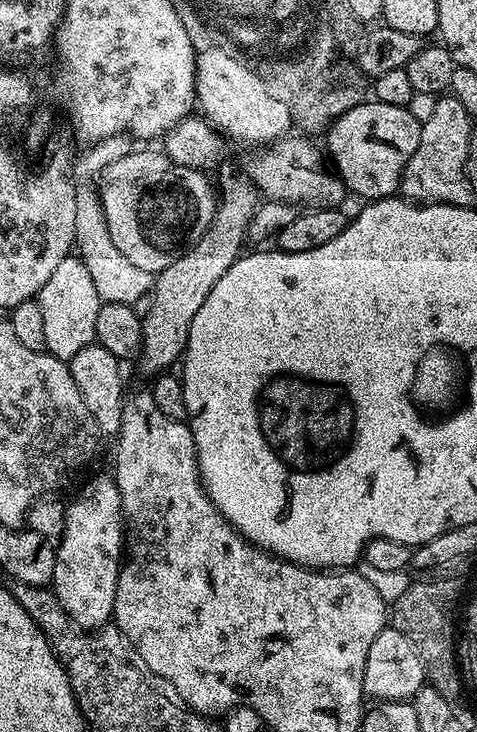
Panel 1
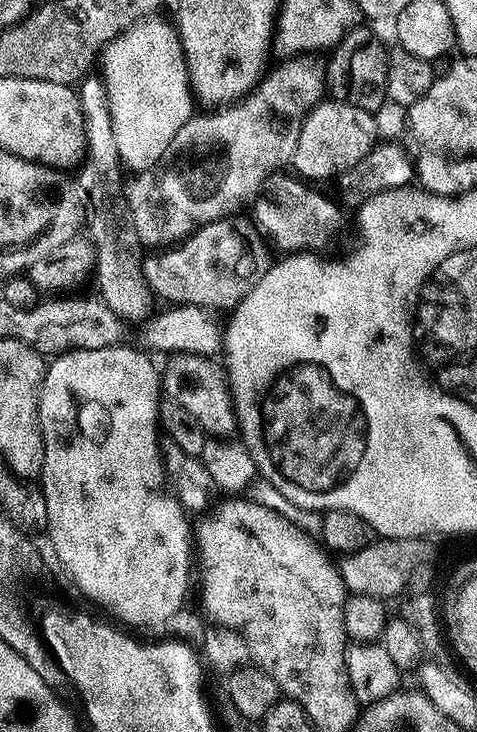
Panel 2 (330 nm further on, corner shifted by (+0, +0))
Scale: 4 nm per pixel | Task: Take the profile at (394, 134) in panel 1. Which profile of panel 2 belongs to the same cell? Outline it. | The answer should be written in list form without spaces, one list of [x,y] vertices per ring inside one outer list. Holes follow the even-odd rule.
[[[324,98],[317,104],[308,116],[301,122],[301,130],[298,134],[298,146],[295,147],[291,167],[296,167],[295,175],[308,182],[314,180],[328,180],[339,177],[341,172],[348,171],[354,166],[354,162],[362,162],[366,154],[375,148],[378,143],[376,135],[376,117],[373,113],[362,110],[358,106],[350,106],[344,100]]]

